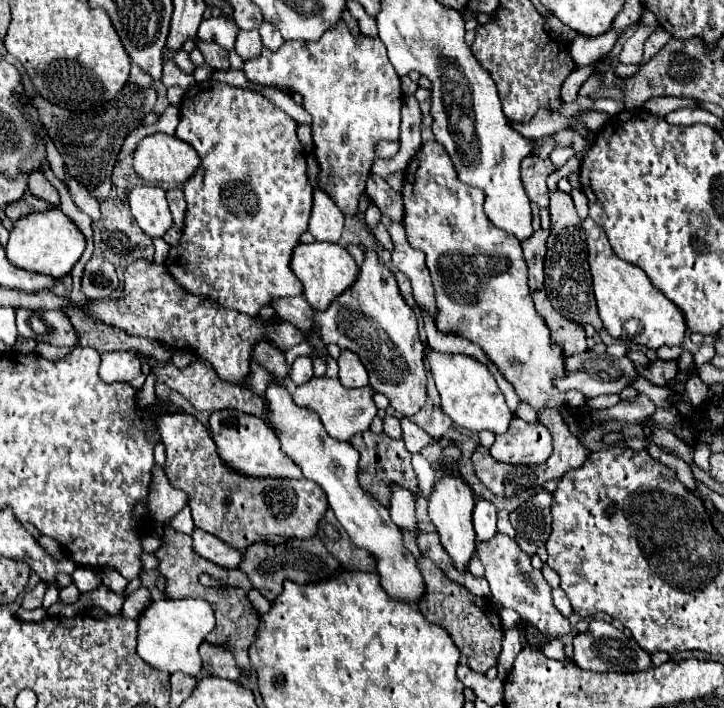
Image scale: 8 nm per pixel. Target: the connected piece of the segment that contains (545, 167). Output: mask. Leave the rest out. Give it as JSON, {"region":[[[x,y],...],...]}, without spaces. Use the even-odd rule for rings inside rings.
{"region":[[[528,156],[522,160],[522,184],[526,188],[526,194],[530,202],[534,202],[540,208],[548,206],[548,188],[546,188],[546,178],[556,172],[556,166],[552,164],[550,158],[538,158],[538,156]]]}

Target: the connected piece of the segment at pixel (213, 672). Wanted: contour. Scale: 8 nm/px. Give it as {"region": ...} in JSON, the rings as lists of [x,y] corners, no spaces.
{"region":[[[204,642],[200,646],[200,656],[204,662],[204,672],[210,676],[218,676],[218,678],[228,678],[228,680],[238,680],[242,670],[236,664],[232,652],[222,646],[222,644],[208,644]]]}

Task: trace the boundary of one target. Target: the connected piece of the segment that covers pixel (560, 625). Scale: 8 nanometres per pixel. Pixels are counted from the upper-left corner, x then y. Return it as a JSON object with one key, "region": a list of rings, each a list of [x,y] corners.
{"region":[[[496,534],[488,542],[478,542],[476,546],[478,558],[482,566],[486,568],[486,580],[492,590],[492,600],[500,602],[504,608],[512,608],[520,614],[524,622],[532,622],[542,634],[548,638],[558,638],[562,634],[568,634],[572,630],[572,624],[568,618],[564,618],[552,604],[550,586],[544,580],[540,570],[534,570],[530,566],[530,556],[520,550],[520,546],[506,534]]]}

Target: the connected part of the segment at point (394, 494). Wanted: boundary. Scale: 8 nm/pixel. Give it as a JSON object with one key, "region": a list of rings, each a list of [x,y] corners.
{"region":[[[390,484],[390,518],[400,528],[410,528],[412,534],[416,534],[416,516],[414,516],[414,492],[408,492],[408,488],[400,488],[398,484]]]}

